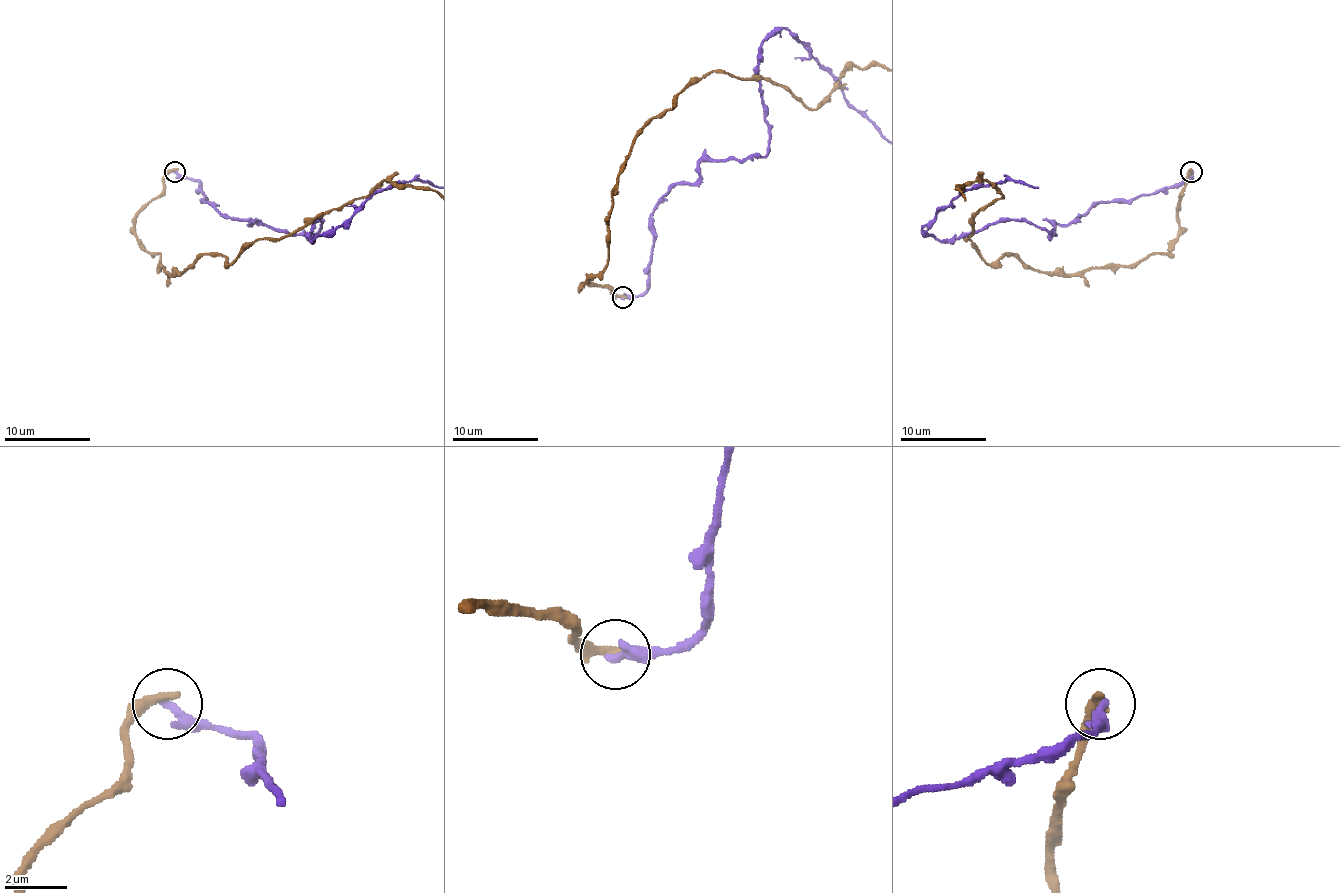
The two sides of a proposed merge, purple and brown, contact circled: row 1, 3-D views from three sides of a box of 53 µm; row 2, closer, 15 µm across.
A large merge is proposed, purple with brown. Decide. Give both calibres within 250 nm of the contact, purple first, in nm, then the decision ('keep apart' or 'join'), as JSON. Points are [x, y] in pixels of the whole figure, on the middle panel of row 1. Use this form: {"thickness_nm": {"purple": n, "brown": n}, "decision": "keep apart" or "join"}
{"thickness_nm": {"purple": 360, "brown": 320}, "decision": "keep apart"}

